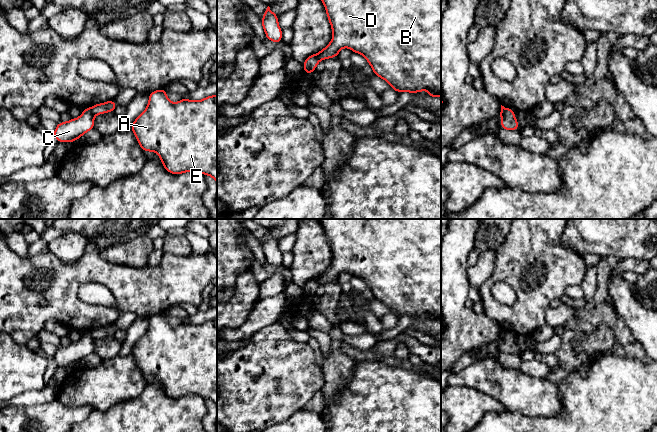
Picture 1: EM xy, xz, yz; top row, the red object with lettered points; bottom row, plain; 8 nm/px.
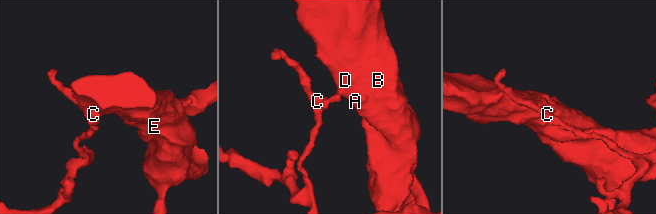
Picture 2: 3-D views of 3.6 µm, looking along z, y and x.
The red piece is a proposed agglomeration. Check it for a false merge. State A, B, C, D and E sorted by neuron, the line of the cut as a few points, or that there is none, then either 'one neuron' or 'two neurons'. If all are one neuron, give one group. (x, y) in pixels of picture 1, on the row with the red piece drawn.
groups A B D E / C; cut xy (90, 108), (94, 115); two neurons

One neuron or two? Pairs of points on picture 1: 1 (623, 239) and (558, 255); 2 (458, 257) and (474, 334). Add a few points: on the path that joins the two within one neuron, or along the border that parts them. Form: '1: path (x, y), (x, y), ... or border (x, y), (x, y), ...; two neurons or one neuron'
1: border (563, 230), (561, 242), (581, 256); two neurons
2: path (456, 276), (456, 315); one neuron

